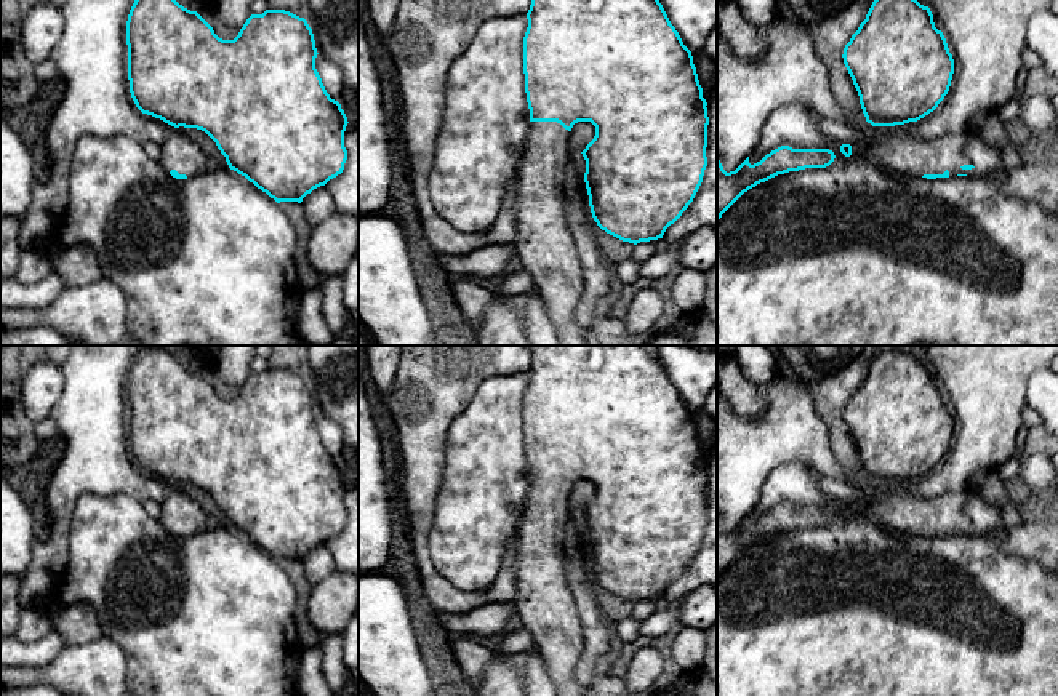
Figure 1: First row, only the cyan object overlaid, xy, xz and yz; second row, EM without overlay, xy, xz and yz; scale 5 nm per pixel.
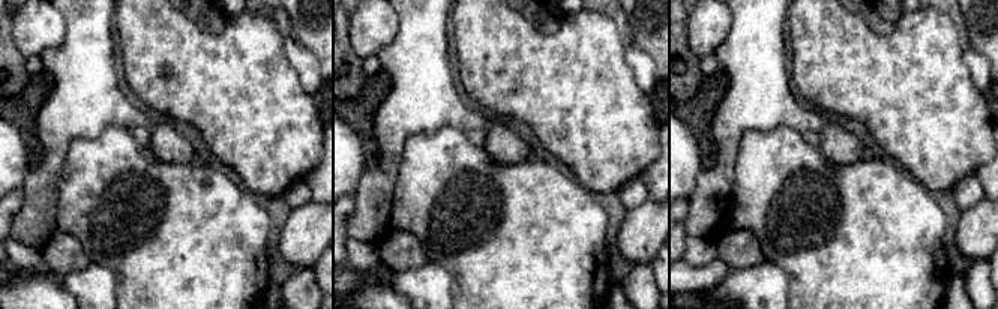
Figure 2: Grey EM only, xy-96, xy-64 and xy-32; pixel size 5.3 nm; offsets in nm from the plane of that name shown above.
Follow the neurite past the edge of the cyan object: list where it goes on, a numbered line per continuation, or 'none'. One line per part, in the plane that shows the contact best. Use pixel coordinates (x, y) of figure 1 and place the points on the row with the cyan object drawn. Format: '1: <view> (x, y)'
1: xz (545, 248)

